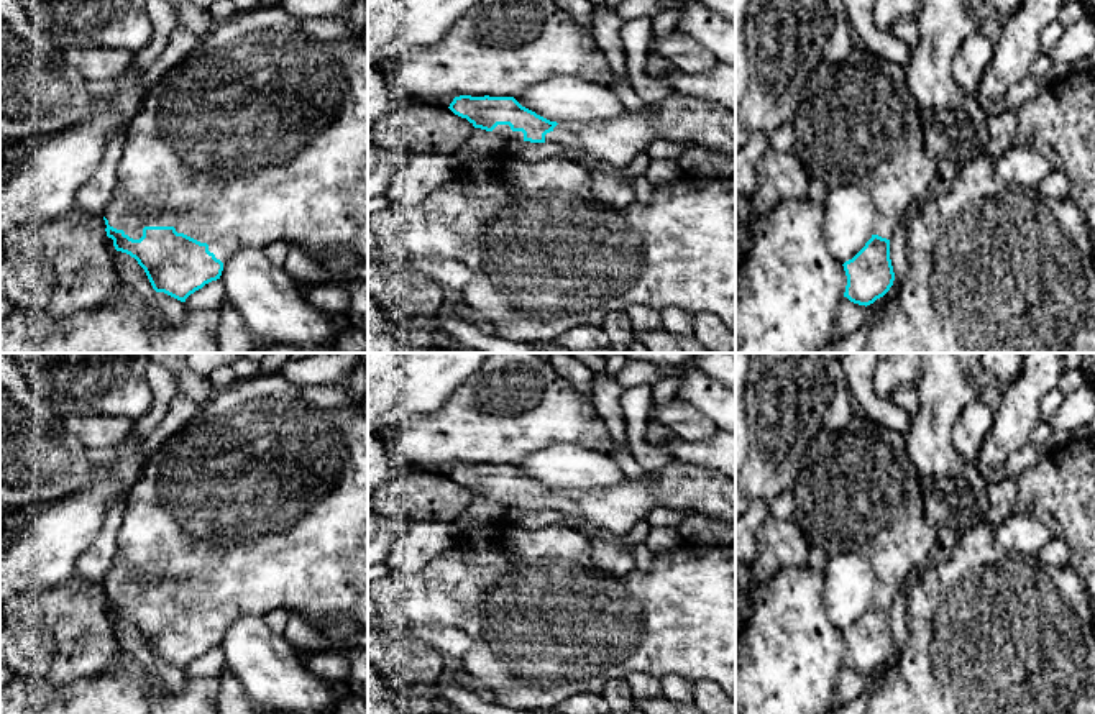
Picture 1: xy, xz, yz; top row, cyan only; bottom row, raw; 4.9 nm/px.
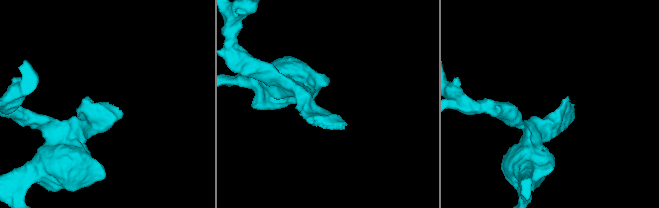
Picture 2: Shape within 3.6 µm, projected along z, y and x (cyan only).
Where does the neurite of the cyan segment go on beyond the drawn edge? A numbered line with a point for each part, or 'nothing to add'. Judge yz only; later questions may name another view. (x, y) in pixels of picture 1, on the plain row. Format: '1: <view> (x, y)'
1: yz (856, 491)

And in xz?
1: xz (504, 499)

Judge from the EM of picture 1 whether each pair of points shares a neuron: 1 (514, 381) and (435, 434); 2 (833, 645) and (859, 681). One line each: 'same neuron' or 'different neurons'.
1: same neuron
2: different neurons

